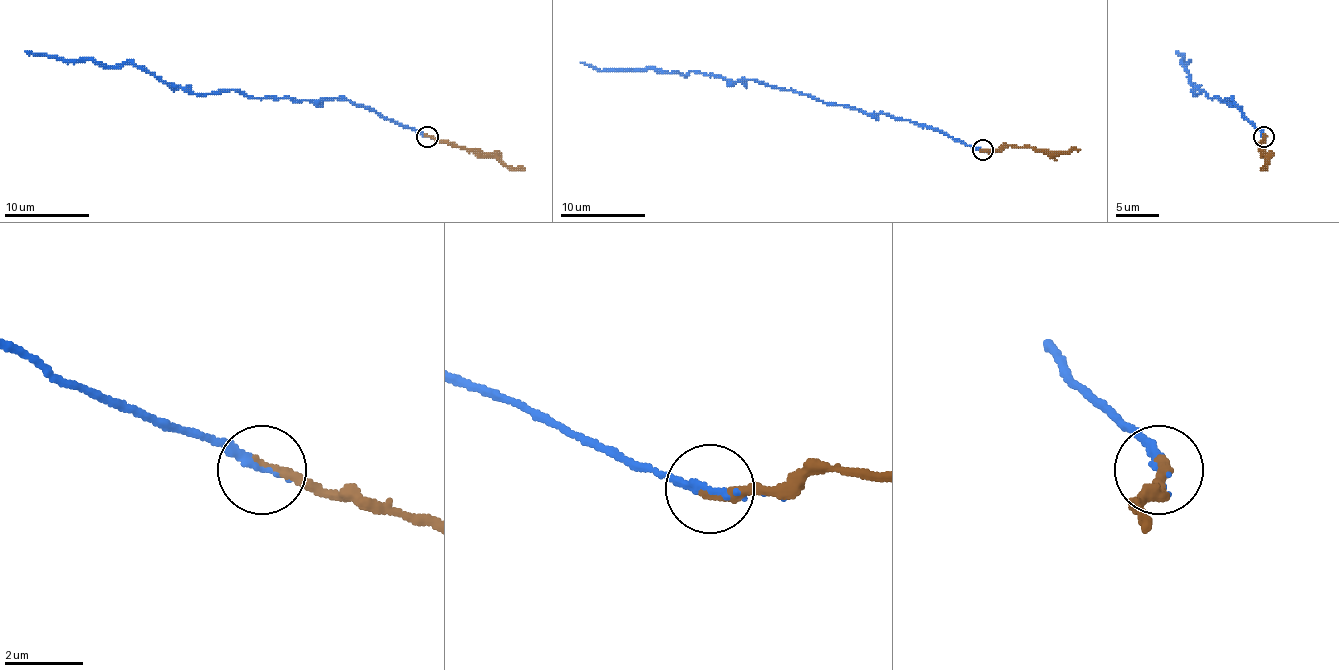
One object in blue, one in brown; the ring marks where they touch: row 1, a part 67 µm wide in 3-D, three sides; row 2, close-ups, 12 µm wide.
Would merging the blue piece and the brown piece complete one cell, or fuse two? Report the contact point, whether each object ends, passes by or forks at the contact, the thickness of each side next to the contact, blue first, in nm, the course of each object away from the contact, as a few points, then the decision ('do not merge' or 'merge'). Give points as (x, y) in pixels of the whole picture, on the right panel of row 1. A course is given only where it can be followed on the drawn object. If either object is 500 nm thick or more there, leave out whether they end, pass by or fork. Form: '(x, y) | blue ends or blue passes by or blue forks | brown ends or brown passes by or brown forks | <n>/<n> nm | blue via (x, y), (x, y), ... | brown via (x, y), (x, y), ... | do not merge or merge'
(1263, 137) | blue ends | brown ends | 220/280 nm | blue via (1263, 136), (1233, 100), (1210, 98), (1203, 89), (1193, 93), (1195, 87), (1188, 81), (1184, 55), (1176, 51) | brown via (1263, 136), (1259, 147), (1265, 153), (1263, 170) | merge

